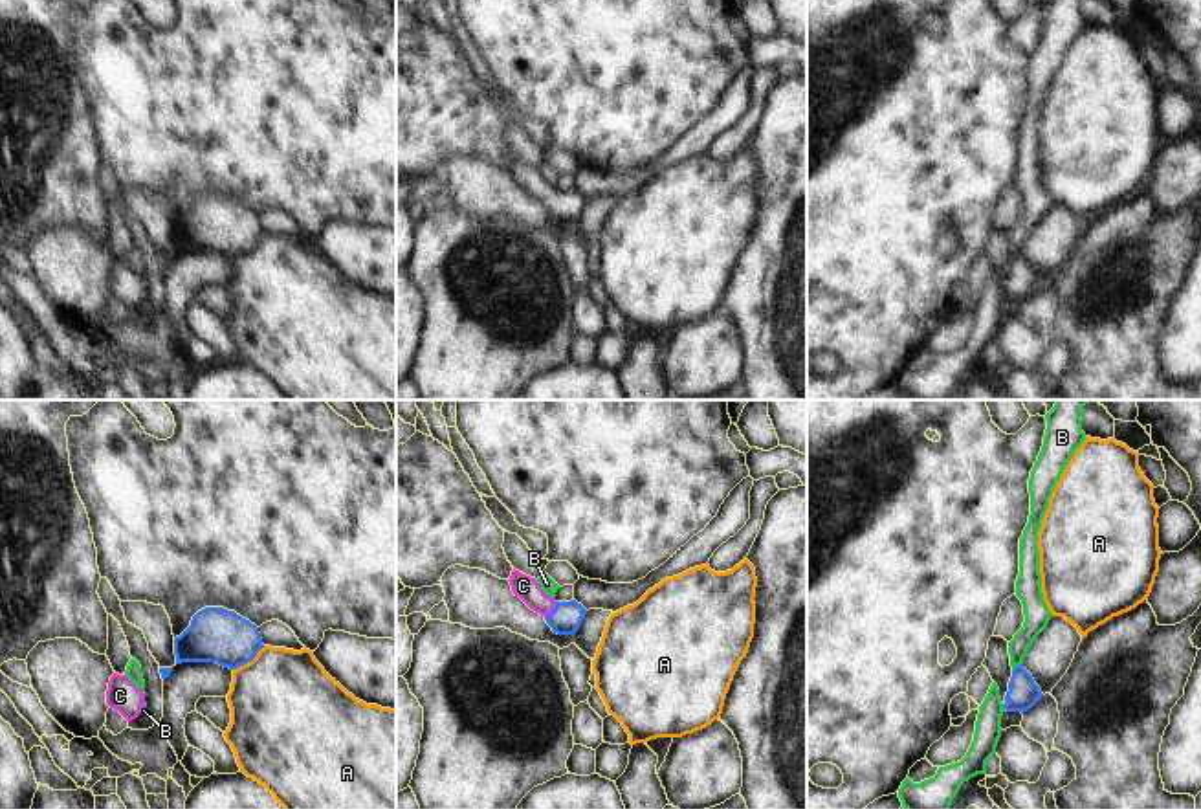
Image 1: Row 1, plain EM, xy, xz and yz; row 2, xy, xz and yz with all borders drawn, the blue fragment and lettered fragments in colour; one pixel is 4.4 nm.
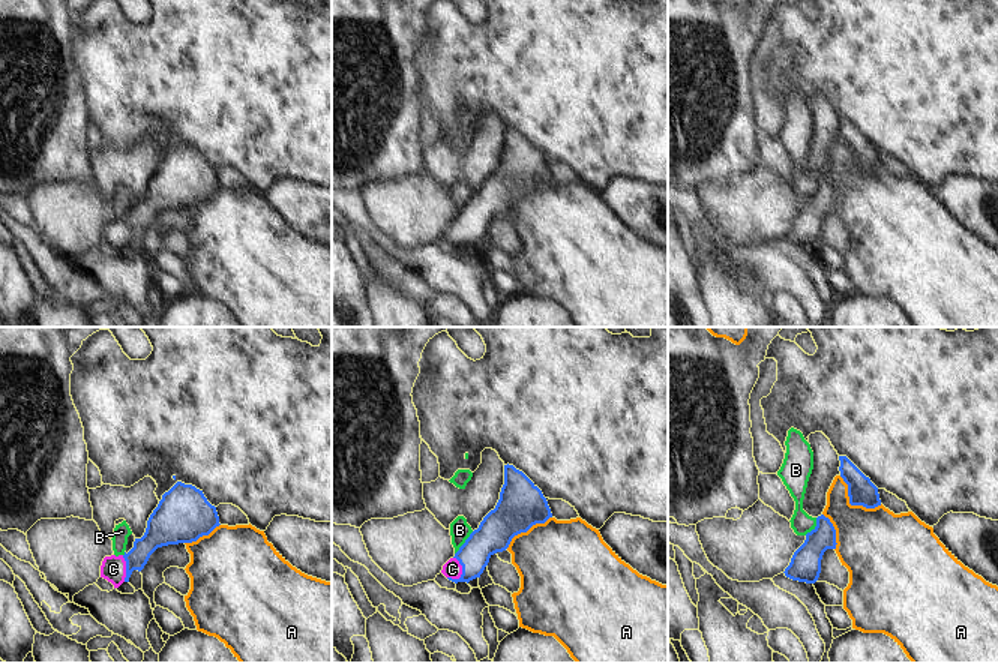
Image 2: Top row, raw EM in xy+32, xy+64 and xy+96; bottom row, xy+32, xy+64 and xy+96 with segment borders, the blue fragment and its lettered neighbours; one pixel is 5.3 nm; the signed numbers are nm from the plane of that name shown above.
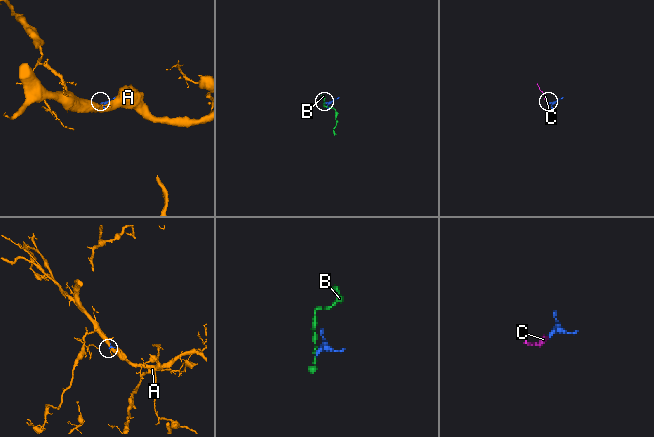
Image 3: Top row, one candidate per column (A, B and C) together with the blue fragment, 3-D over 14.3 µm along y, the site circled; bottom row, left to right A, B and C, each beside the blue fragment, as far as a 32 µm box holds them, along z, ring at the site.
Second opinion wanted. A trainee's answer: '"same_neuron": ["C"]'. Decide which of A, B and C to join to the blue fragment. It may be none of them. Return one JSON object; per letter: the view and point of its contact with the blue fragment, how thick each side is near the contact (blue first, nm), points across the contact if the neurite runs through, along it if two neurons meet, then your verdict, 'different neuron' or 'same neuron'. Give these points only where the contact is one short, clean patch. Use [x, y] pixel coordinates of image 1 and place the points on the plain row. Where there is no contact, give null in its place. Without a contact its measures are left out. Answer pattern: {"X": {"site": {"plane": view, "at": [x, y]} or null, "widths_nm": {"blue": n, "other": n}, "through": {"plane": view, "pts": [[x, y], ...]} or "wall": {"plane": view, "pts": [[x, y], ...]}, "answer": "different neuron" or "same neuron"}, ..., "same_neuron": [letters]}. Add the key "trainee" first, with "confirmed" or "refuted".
{"trainee": "confirmed", "A": {"site": {"plane": "xy", "at": [248, 250]}, "widths_nm": {"blue": 240, "other": 460}, "answer": "different neuron"}, "B": {"site": {"plane": "yz", "at": [1016, 255]}, "widths_nm": {"blue": 140, "other": 110}, "wall": {"plane": "yz", "pts": [[1022, 252], [1013, 259]]}, "answer": "different neuron"}, "C": {"site": {"plane": "xz", "at": [554, 199]}, "widths_nm": {"blue": 140, "other": 100}, "through": {"plane": "xz", "pts": [[565, 208], [554, 199], [541, 193], [525, 177]]}, "answer": "same neuron"}, "same_neuron": ["C"]}

